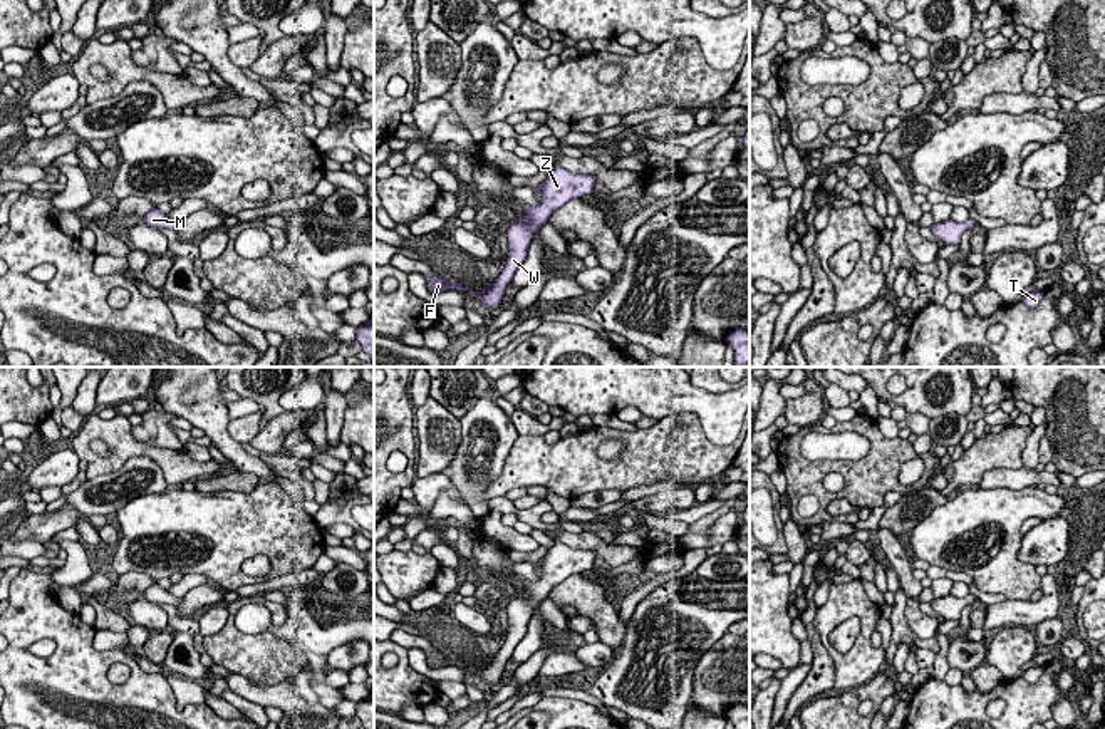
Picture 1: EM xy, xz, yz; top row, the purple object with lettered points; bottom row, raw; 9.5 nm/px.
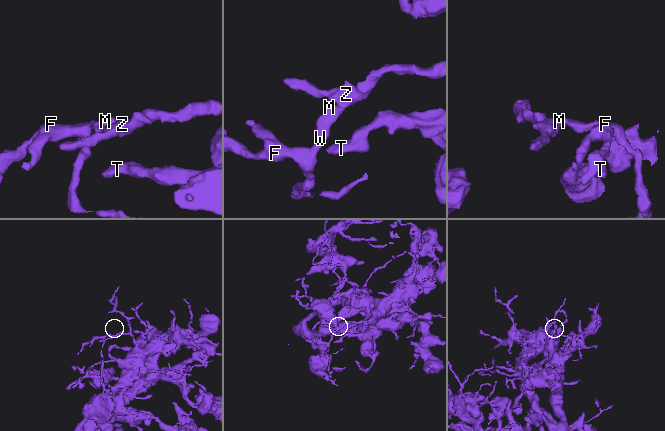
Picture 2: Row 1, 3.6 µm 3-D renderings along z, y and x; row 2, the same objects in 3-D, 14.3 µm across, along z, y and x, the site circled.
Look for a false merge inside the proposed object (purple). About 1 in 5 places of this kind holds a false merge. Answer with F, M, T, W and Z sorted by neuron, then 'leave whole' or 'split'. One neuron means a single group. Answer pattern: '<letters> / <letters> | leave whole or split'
F M T W Z | leave whole

